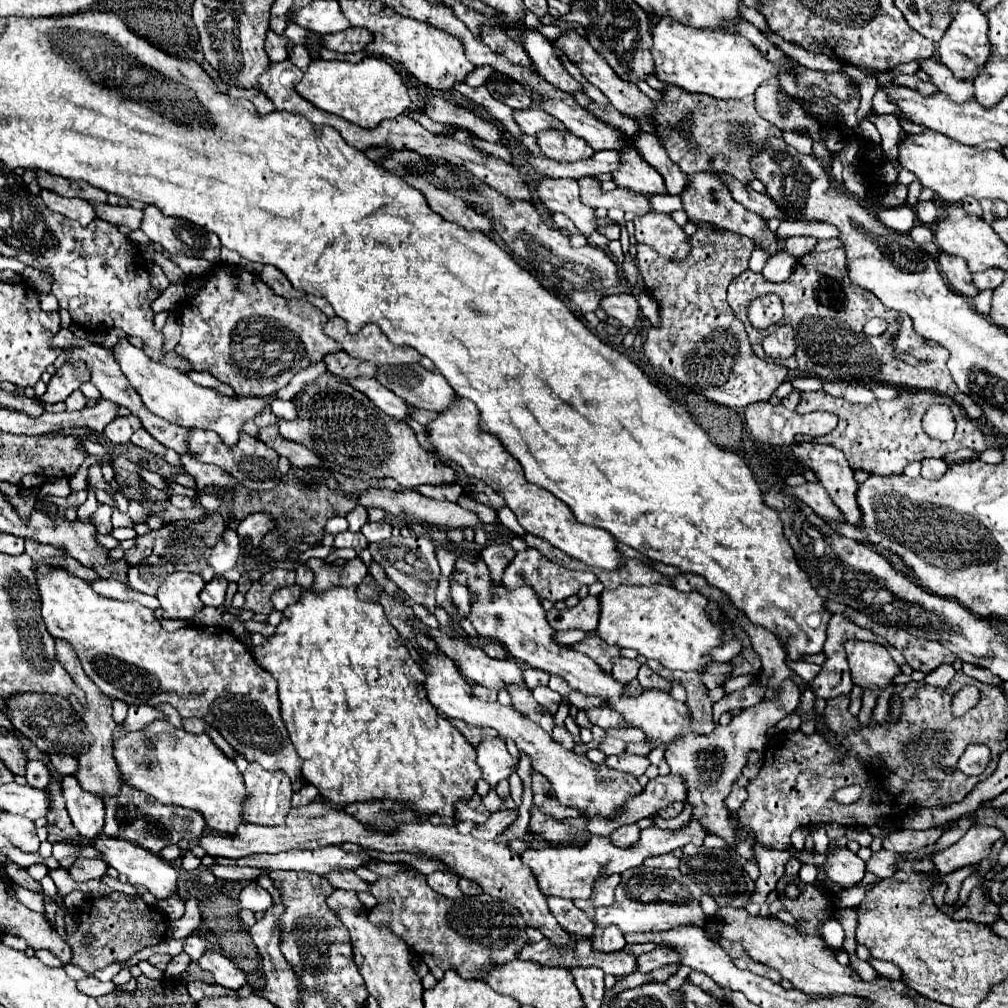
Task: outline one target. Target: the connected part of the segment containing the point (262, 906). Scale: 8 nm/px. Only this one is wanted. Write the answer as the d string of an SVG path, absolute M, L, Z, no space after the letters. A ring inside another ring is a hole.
M255 881L247 883L239 895L239 903L243 909L249 909L253 913L257 911L267 911L273 905L273 897L267 889L259 887Z

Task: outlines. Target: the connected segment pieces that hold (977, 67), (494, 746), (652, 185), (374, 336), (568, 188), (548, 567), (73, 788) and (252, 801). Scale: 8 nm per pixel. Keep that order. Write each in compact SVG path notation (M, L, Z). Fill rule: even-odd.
M961 1L961 5L957 5L957 17L953 19L953 25L949 25L945 39L941 39L939 61L947 65L957 79L975 81L975 77L983 71L989 57L991 57L991 43L987 39L987 17L973 3Z
M485 737L477 745L477 763L483 771L483 779L489 785L497 785L501 779L509 779L517 767L517 759L509 755L501 737Z
M623 149L621 155L623 165L613 175L617 187L625 187L641 195L667 195L663 177L651 165L645 165L645 161L641 161L637 153L629 153L629 149Z
M331 317L325 323L325 333L337 341L345 353L349 353L351 357L359 357L365 361L373 361L375 365L403 365L403 363L415 363L419 361L419 353L413 347L395 347L393 343L387 341L387 337L377 329L377 325L365 325L359 333L349 333L345 329L345 321L341 321L341 317Z
M541 179L535 197L545 203L547 209L565 213L577 225L581 235L589 237L599 229L595 211L579 201L579 185L575 179Z
M537 549L519 551L513 557L513 561L505 567L505 571L503 571L503 583L509 589L521 587L521 585L529 583L529 585L535 587L537 593L567 593L567 591L579 591L583 585L591 585L593 581L597 581L597 577L591 571L571 571L571 569L565 569L565 567L549 561Z
M73 775L61 777L61 787L63 787L63 797L75 829L87 841L95 839L97 833L103 829L103 817L105 817L103 799L81 789L81 785Z
M249 765L245 771L247 797L241 803L241 817L251 825L283 825L291 809L291 781L285 773L269 773Z

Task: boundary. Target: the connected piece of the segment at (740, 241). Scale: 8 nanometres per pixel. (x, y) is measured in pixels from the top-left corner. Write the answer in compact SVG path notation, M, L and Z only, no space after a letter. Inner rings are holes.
M699 229L693 237L689 237L689 241L691 253L681 263L669 261L653 253L653 249L649 249L647 245L637 245L639 273L643 277L647 293L659 305L659 325L651 325L647 329L643 353L655 371L673 377L683 387L719 405L747 407L755 401L767 401L775 393L775 389L785 381L787 367L761 361L753 353L743 323L735 317L727 303L727 287L739 273L747 269L747 261L751 257L751 251L755 249L755 243L737 233L705 233L705 229Z

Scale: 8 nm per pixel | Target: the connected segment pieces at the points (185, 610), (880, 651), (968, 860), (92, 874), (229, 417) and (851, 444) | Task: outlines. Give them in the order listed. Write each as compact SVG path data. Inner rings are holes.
M175 571L161 583L157 599L163 609L165 619L185 619L189 621L205 605L201 605L199 591L205 587L201 575Z
M851 639L845 641L845 651L851 667L851 681L861 691L885 691L893 685L893 679L901 675L899 665L879 643Z
M973 825L955 845L933 855L931 861L935 865L935 875L945 877L961 867L977 865L989 857L991 845L997 839L1003 839L1001 831L985 825Z
M77 859L73 867L69 869L71 877L75 881L89 881L89 879L101 879L107 873L105 861L91 861L91 859Z
M119 339L111 347L111 355L115 357L117 365L121 367L123 375L131 383L131 387L141 395L143 405L163 417L169 423L181 425L181 427L195 427L195 429L209 429L215 431L227 445L235 445L239 441L241 425L247 419L253 419L257 413L261 413L267 405L265 399L257 397L225 397L213 389L205 389L197 383L193 383L187 375L183 375L179 369L161 365L153 361L143 349L131 345L127 339Z
M815 391L815 393L801 393L801 401L795 409L799 415L811 413L811 411L829 411L839 417L839 425L823 437L797 437L797 443L803 441L817 441L831 445L839 451L843 451L845 459L849 461L851 469L863 469L873 475L889 475L889 473L903 473L905 465L911 461L923 461L927 457L943 457L949 451L957 451L963 447L973 449L975 453L981 453L987 449L983 433L977 429L973 421L967 419L965 411L949 397L931 393L931 391L899 391L899 397L893 401L875 401L871 405L851 405L845 399L837 399L827 395L825 391ZM935 403L947 403L949 407L955 407L955 423L957 431L955 437L947 443L937 441L929 437L923 427L921 419L927 413L927 409Z

